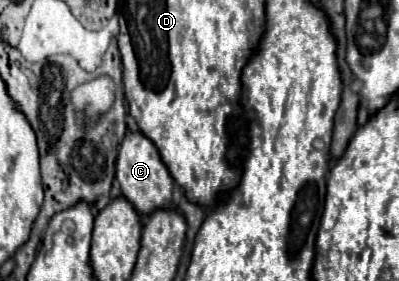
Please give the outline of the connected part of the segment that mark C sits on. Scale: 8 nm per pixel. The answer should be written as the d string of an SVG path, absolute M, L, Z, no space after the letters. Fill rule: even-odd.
M127 132L125 140L121 142L119 156L117 156L117 180L121 184L121 194L127 198L137 214L147 214L151 208L171 208L171 194L173 194L173 178L167 172L167 166L161 162L157 148L149 138L143 134Z

